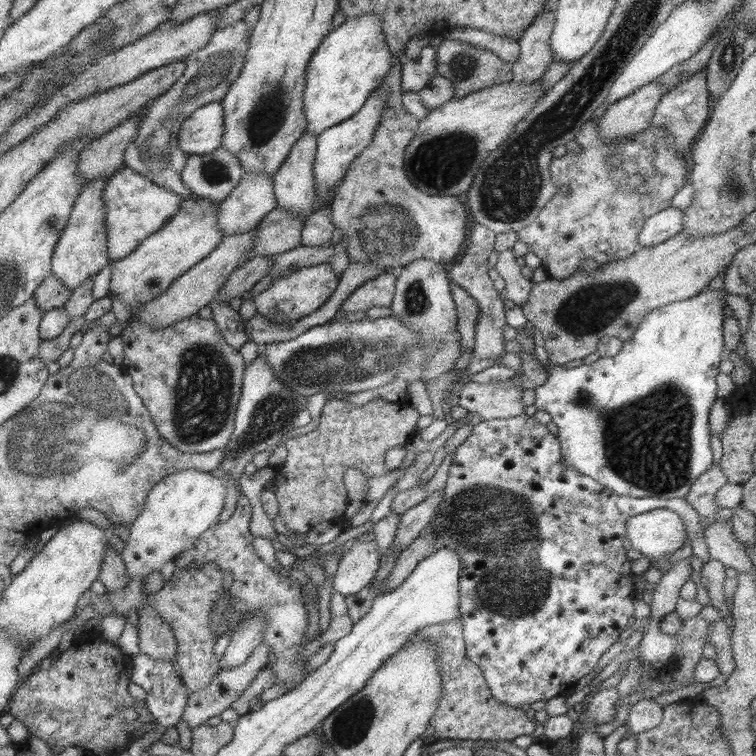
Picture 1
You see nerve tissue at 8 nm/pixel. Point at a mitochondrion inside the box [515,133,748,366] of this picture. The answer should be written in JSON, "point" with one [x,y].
{"point":[587,310]}

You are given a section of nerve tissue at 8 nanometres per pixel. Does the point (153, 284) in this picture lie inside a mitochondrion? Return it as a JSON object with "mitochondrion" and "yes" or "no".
{"mitochondrion":"no"}

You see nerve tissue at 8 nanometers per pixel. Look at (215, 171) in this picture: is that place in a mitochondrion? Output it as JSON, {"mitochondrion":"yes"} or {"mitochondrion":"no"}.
{"mitochondrion":"yes"}

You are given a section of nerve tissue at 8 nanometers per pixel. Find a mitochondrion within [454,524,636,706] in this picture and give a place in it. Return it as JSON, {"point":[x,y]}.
{"point":[512,595]}

